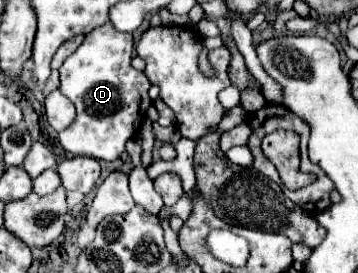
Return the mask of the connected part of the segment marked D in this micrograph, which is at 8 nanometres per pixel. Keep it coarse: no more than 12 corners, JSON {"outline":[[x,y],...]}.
{"outline":[[103,24],[63,66],[73,156],[117,160],[149,104],[133,36]]}

